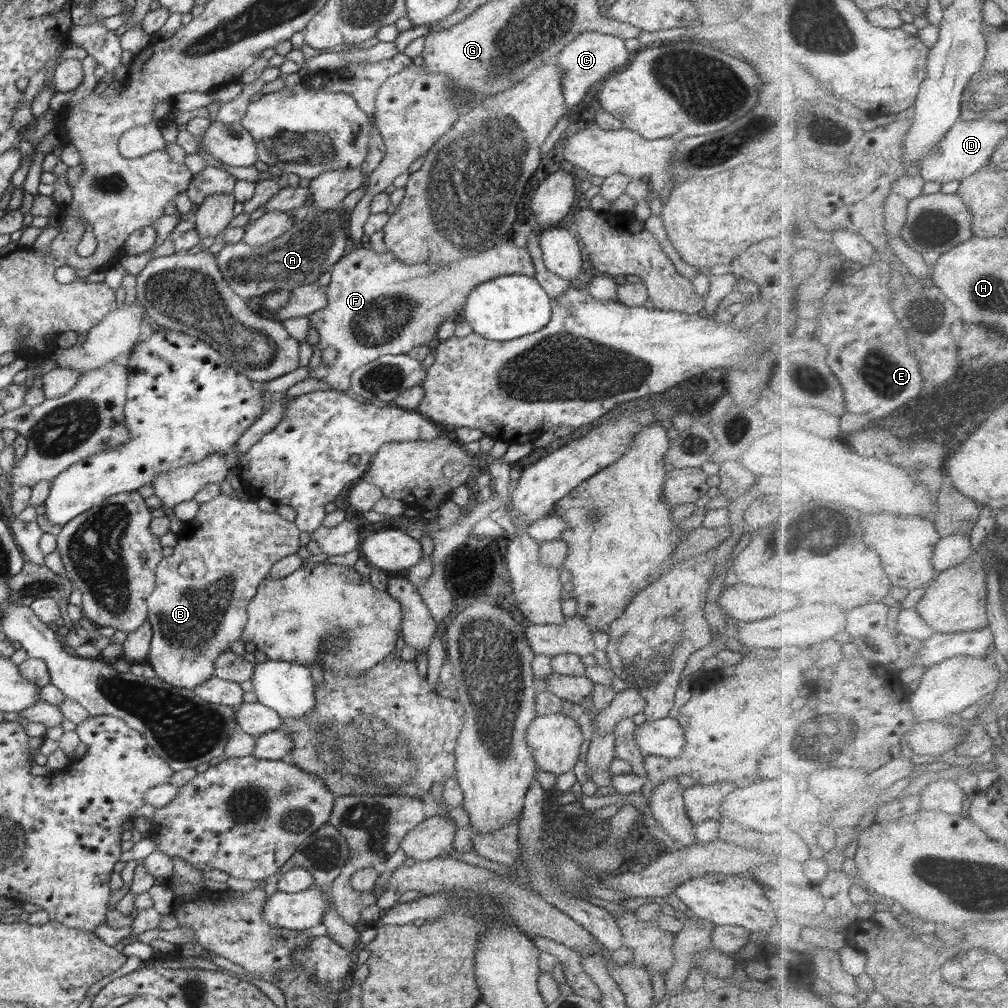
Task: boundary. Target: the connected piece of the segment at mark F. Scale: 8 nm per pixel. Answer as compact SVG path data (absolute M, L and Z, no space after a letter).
M510 238L478 256L458 260L448 267L438 267L436 271L430 269L430 263L400 263L391 252L386 250L384 253L376 253L369 245L364 245L338 260L330 274L331 281L326 286L327 305L307 316L311 326L319 334L319 342L313 345L313 355L309 360L309 377L324 380L333 389L349 393L354 370L387 354L407 355L412 348L426 345L433 338L437 338L437 330L442 322L450 317L460 318L460 310L466 304L474 286L502 275L519 274L533 277L535 267L528 249L518 247Z

